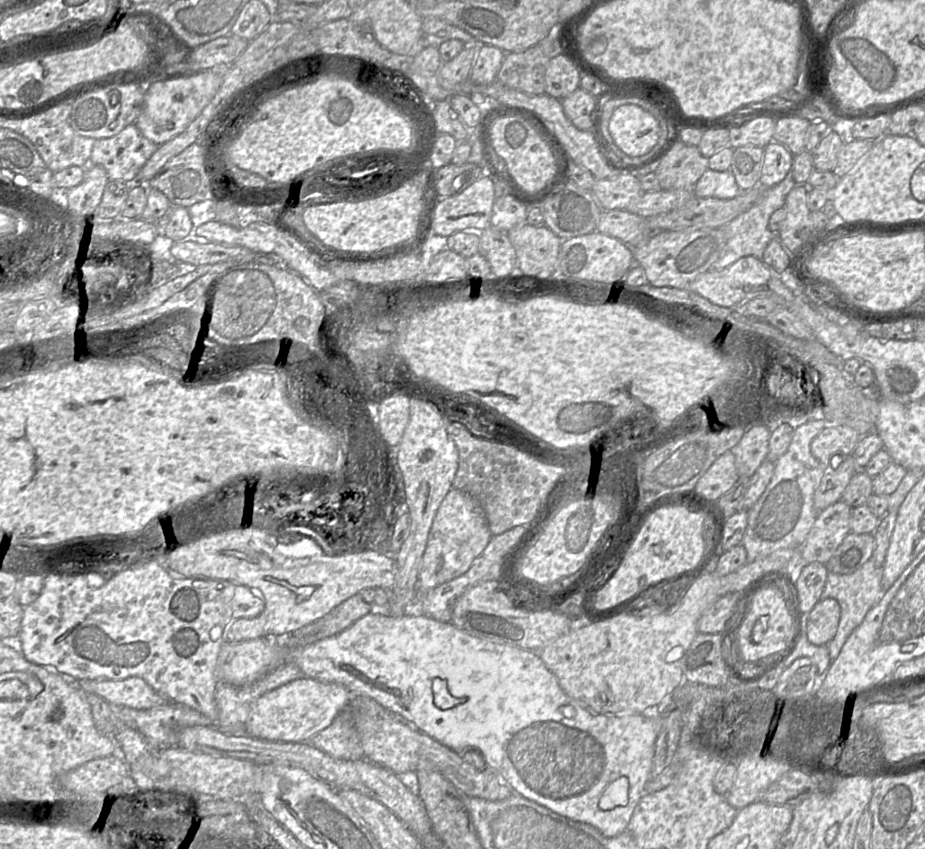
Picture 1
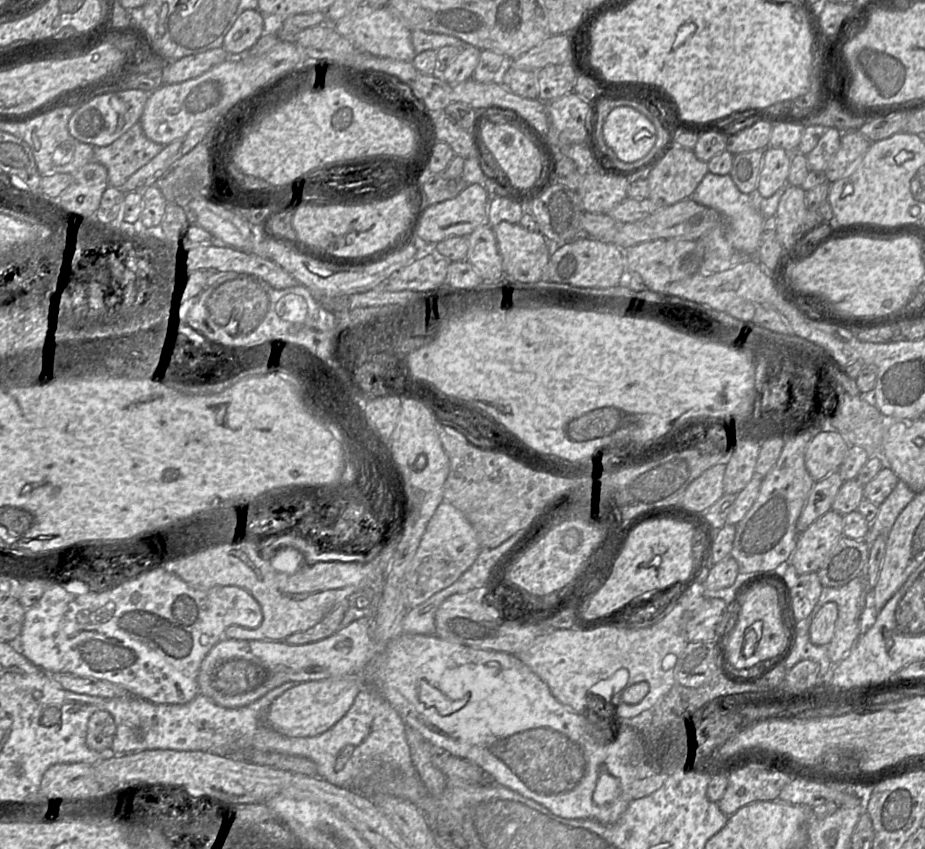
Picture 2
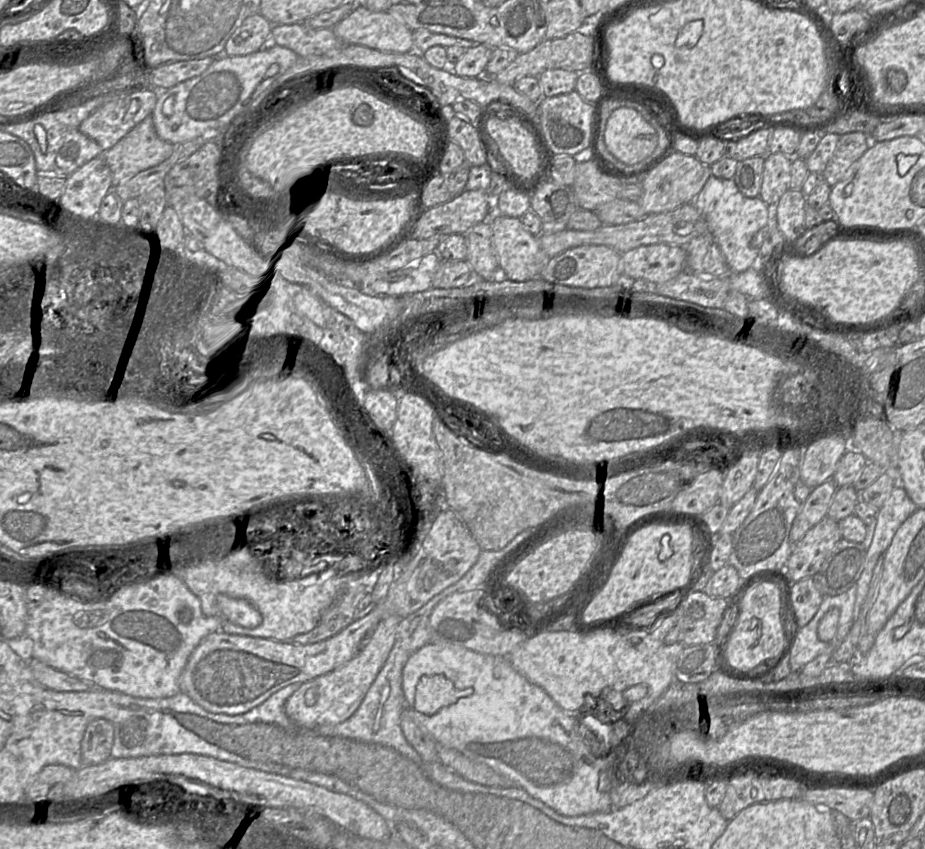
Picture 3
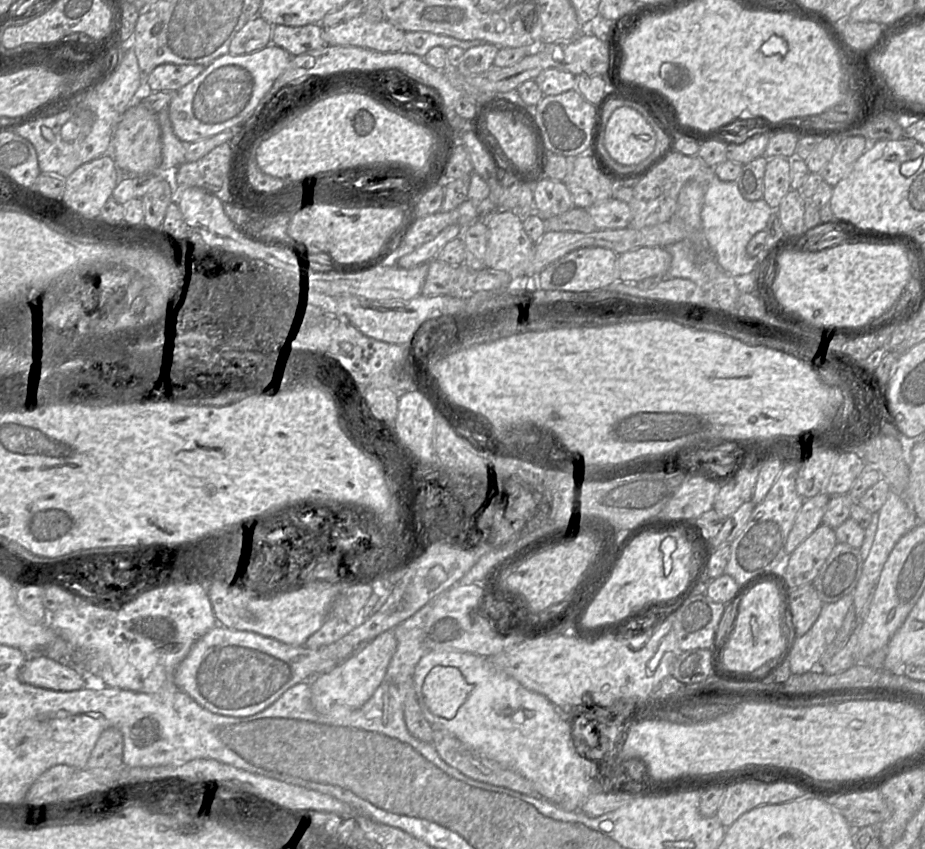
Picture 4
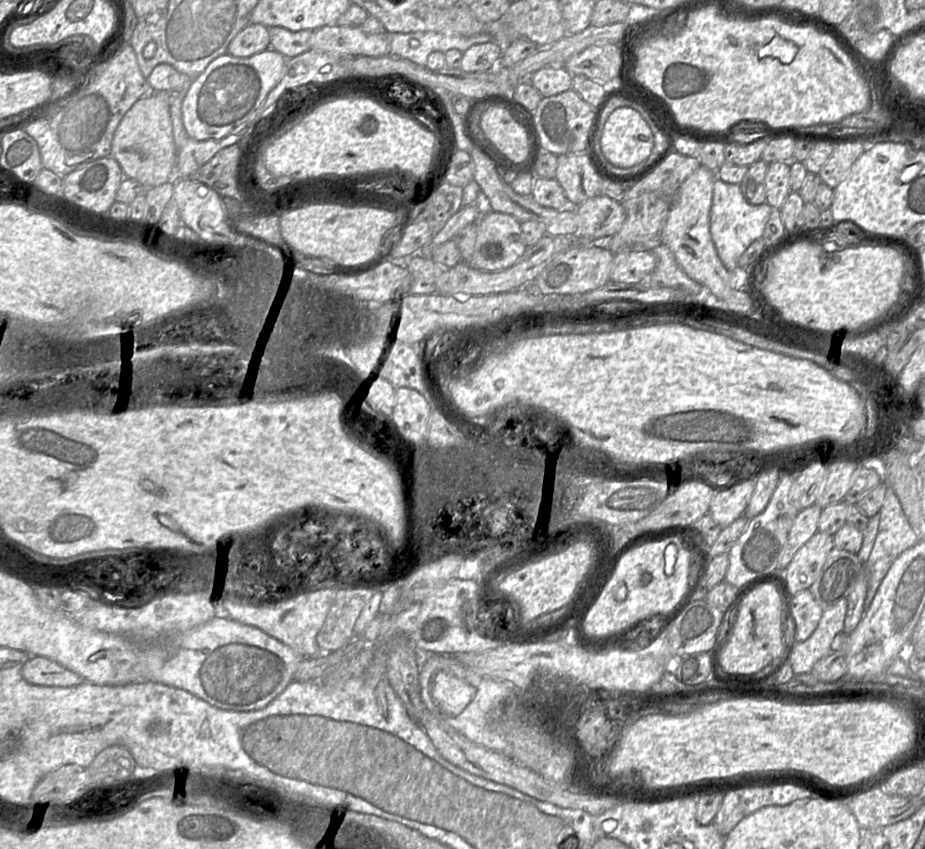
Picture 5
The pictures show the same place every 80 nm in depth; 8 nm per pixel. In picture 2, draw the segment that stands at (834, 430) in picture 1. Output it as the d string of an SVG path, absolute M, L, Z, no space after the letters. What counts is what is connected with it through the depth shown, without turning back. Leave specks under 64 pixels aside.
M820 431L817 433L809 442L805 453L805 467L813 480L817 482L830 473L837 472L851 446L856 445L848 445L836 431Z

